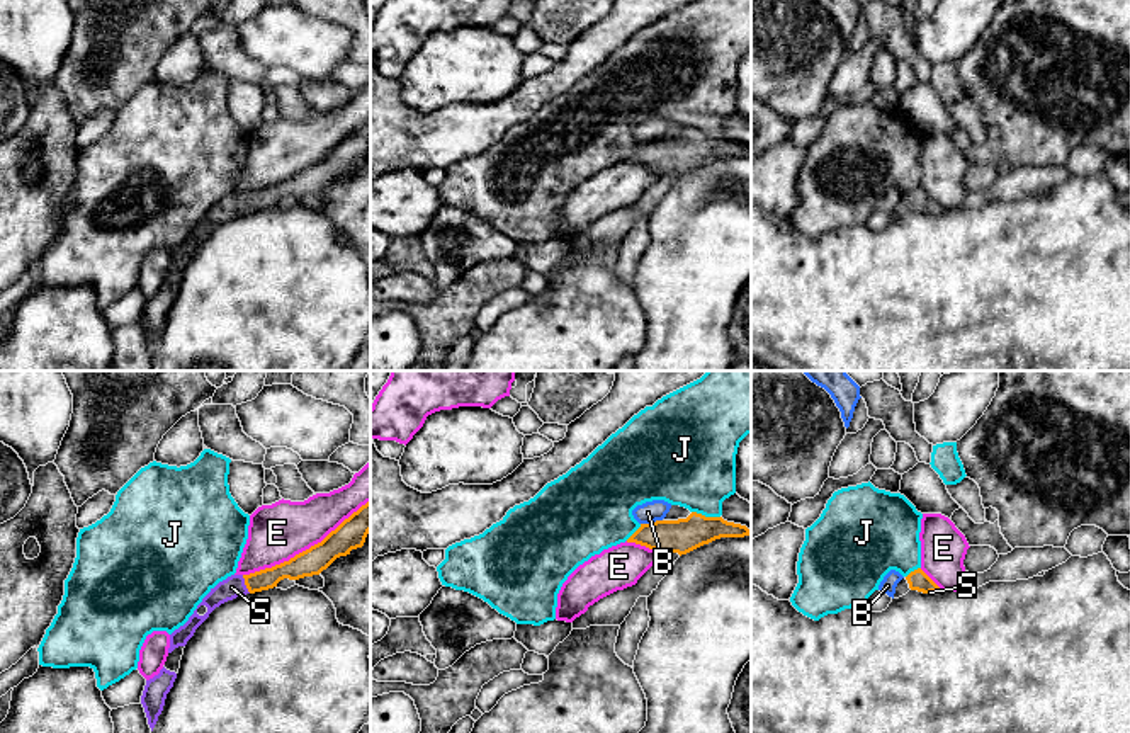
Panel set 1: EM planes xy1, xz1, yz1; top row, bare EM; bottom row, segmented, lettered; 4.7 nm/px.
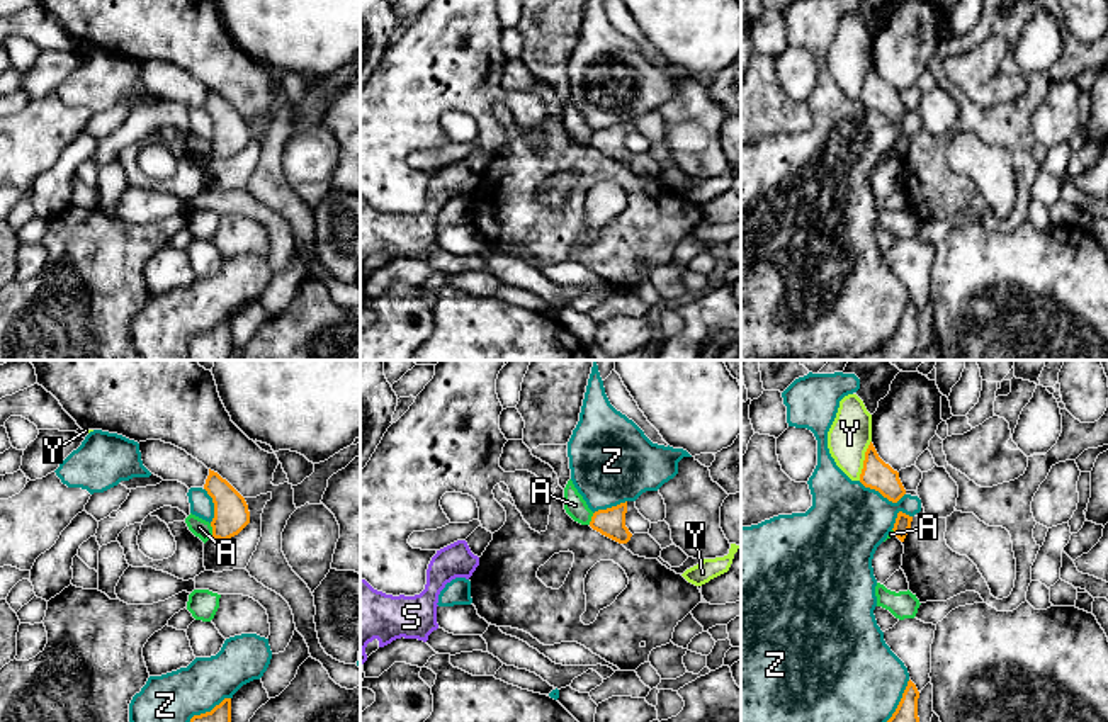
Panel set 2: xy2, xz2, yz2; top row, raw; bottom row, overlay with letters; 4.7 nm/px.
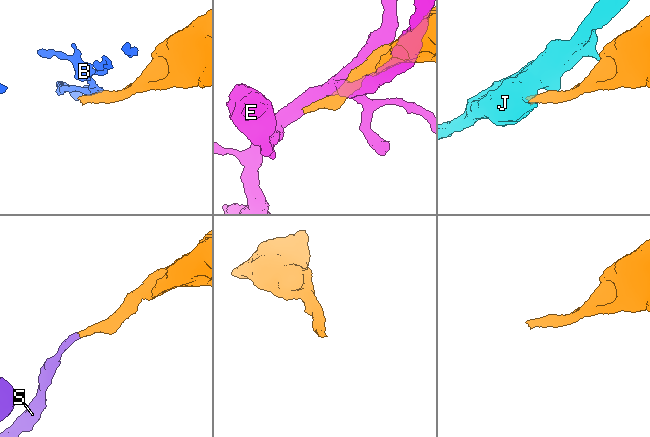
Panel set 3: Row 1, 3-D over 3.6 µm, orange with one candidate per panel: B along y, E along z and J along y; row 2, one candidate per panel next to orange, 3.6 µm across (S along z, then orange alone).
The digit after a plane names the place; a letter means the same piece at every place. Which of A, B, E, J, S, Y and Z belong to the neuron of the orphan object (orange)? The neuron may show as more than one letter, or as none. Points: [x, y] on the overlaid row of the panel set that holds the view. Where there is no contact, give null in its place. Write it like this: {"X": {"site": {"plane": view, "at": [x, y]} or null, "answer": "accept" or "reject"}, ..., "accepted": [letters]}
{"A": {"site": {"plane": "xy2", "at": [213, 530]}, "answer": "reject"}, "B": {"site": {"plane": "xz1", "at": [651, 524]}, "answer": "reject"}, "E": {"site": {"plane": "xy1", "at": [306, 550]}, "answer": "reject"}, "J": {"site": {"plane": "xz1", "at": [704, 516]}, "answer": "reject"}, "S": {"site": {"plane": "xy1", "at": [245, 584]}, "answer": "accept"}, "Y": {"site": {"plane": "yz2", "at": [864, 461]}, "answer": "reject"}, "Z": {"site": {"plane": "yz2", "at": [882, 495]}, "answer": "reject"}, "accepted": ["S"]}

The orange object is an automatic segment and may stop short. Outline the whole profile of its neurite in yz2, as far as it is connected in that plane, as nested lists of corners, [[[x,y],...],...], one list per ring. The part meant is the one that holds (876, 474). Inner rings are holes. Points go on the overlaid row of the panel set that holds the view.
[[[872,442],[865,452],[860,482],[865,488],[879,491],[892,503],[897,503],[906,494],[899,472],[879,457]]]

